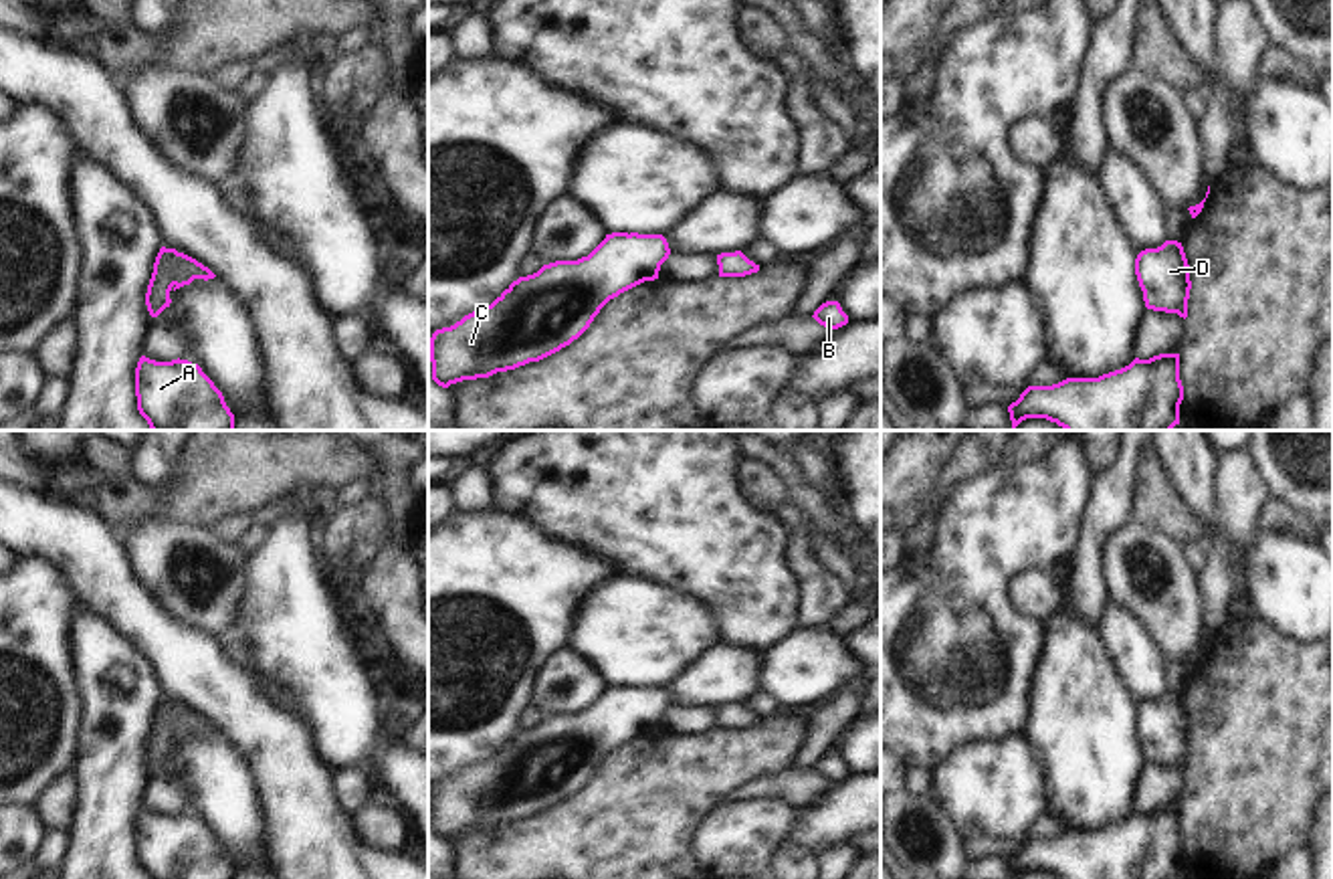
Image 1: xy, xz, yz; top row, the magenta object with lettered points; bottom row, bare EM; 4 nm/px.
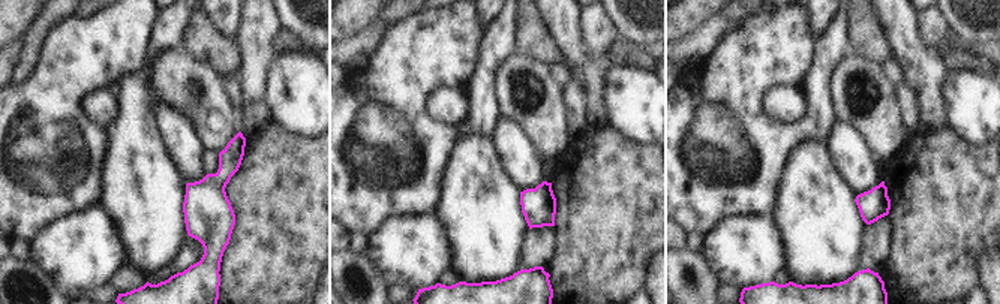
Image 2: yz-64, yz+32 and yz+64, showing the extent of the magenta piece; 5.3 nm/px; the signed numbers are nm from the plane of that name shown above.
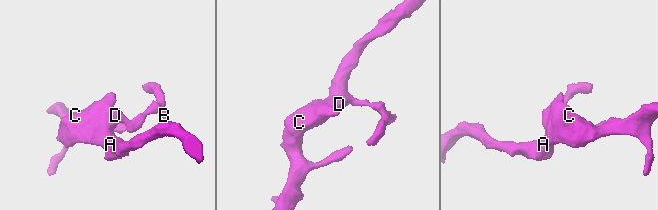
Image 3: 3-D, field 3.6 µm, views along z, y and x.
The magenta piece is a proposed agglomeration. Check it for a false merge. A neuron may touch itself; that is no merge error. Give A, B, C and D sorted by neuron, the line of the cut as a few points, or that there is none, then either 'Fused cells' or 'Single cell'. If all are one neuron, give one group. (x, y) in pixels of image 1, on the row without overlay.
Groups: A B C D. No split. Single cell.

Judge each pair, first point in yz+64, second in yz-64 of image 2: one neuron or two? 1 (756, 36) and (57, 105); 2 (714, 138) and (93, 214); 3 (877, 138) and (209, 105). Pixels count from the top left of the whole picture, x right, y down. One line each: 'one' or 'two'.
1: one
2: two
3: one

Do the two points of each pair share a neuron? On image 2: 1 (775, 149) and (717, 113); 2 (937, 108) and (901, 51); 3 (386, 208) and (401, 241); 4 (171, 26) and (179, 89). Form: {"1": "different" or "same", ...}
{"1": "same", "2": "same", "3": "different", "4": "different"}

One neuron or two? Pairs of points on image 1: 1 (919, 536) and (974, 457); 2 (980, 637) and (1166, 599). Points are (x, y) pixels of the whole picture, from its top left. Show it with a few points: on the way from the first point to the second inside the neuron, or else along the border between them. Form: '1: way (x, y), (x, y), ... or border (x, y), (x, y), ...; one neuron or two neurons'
1: way (932, 516), (932, 504), (954, 475); one neuron
2: border (1101, 552), (1101, 576), (1111, 599); two neurons

